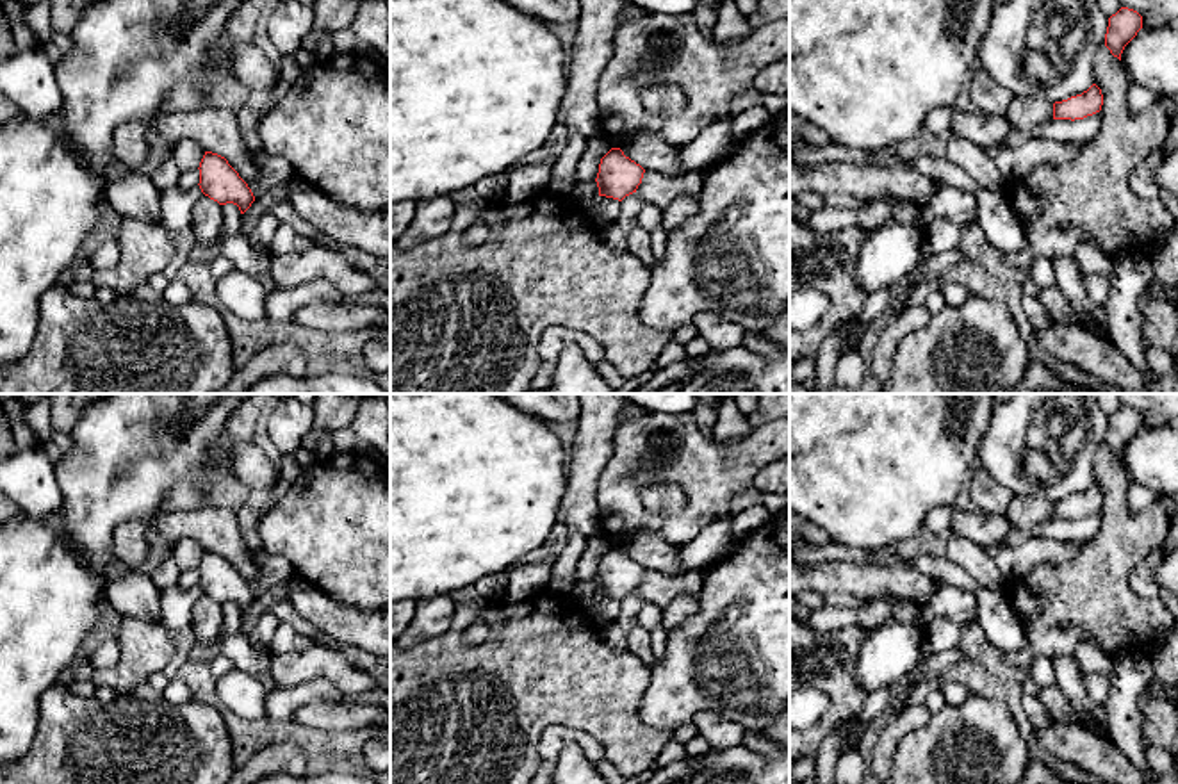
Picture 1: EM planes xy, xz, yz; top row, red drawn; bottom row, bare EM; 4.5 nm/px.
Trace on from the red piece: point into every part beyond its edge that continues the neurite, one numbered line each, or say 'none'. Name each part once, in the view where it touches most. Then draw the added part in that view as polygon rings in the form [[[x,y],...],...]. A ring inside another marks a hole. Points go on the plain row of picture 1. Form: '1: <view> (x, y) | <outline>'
none

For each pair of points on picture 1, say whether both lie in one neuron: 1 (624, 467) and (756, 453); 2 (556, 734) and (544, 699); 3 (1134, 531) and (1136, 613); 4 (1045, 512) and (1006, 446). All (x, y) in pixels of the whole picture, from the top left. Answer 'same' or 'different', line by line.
1: same
2: different
3: same
4: different

